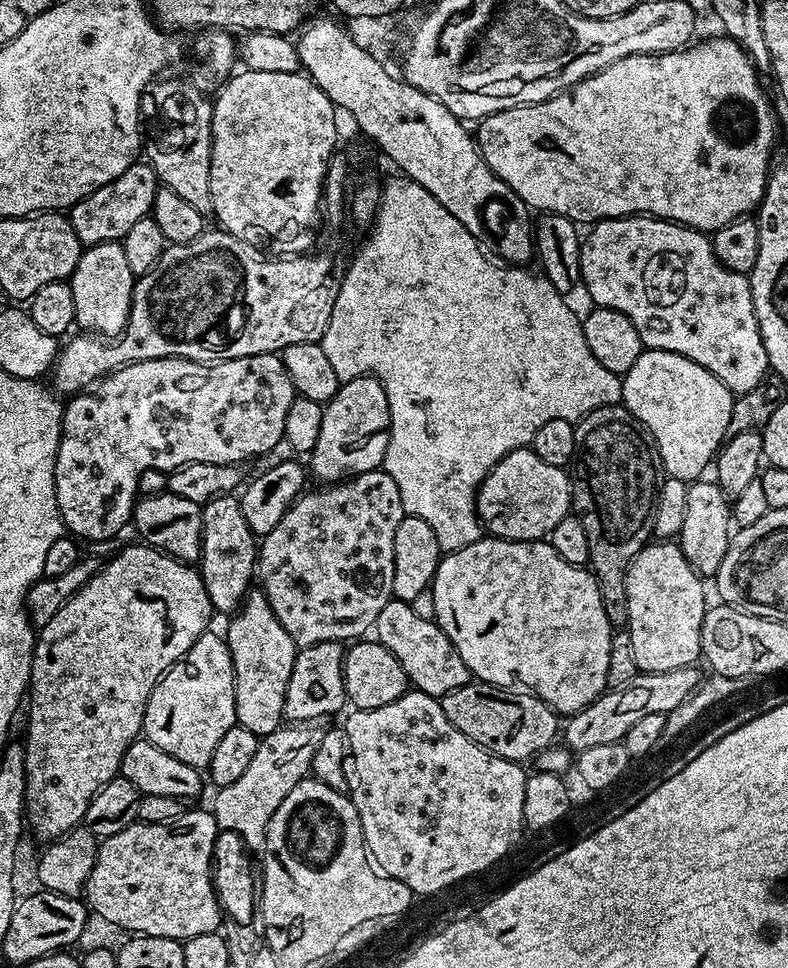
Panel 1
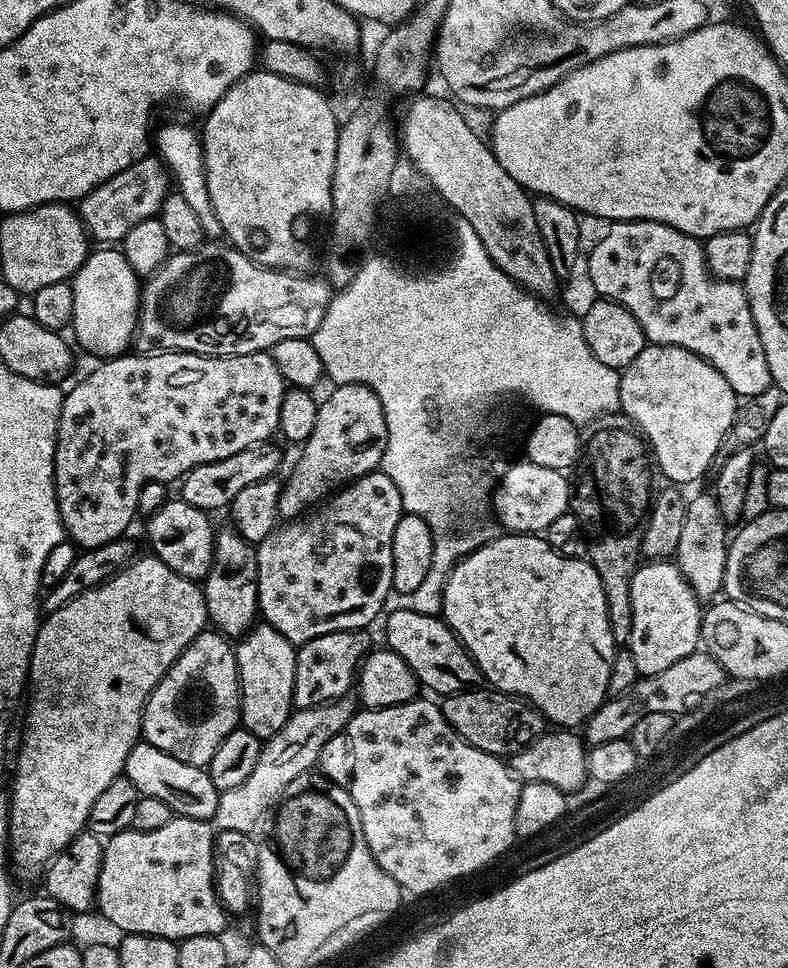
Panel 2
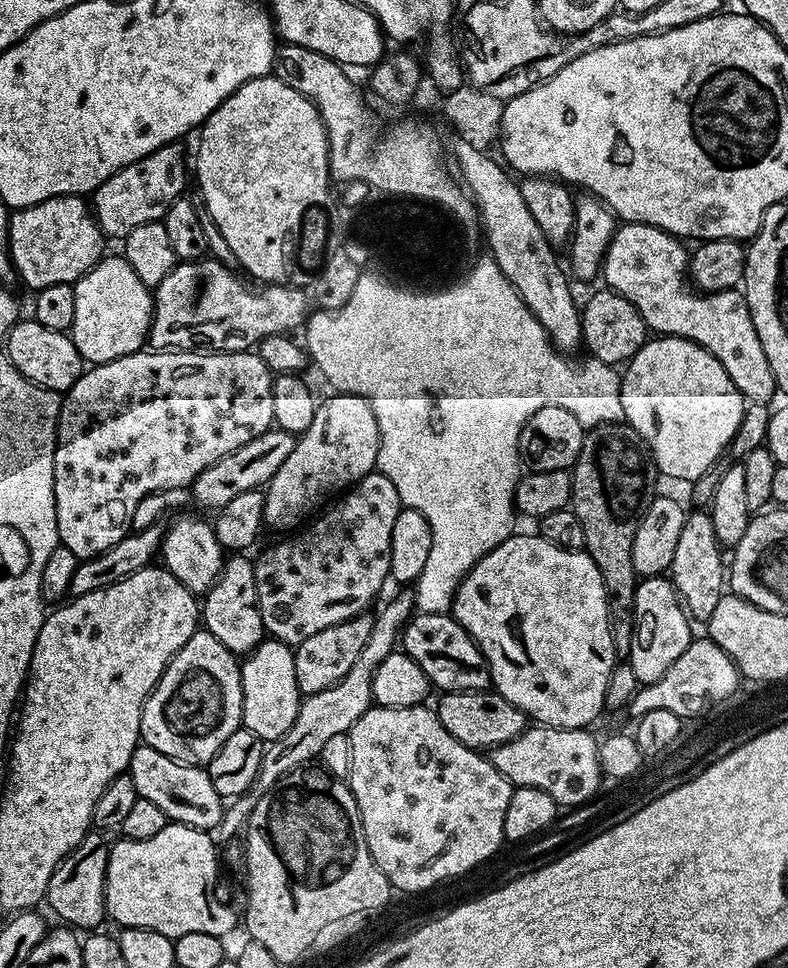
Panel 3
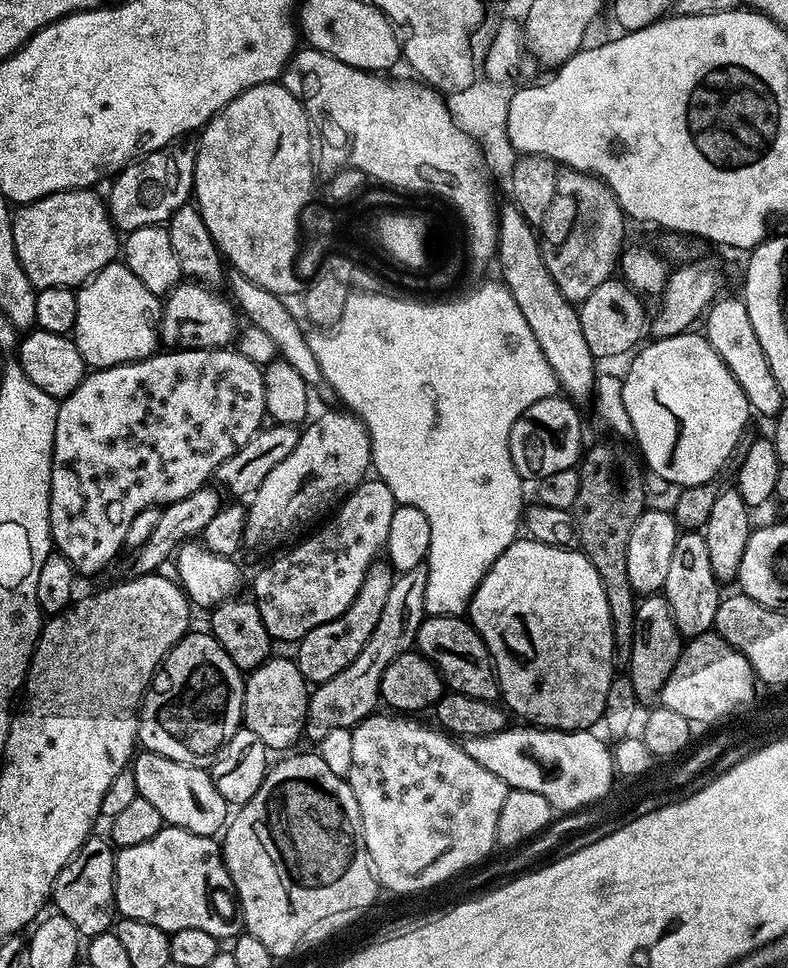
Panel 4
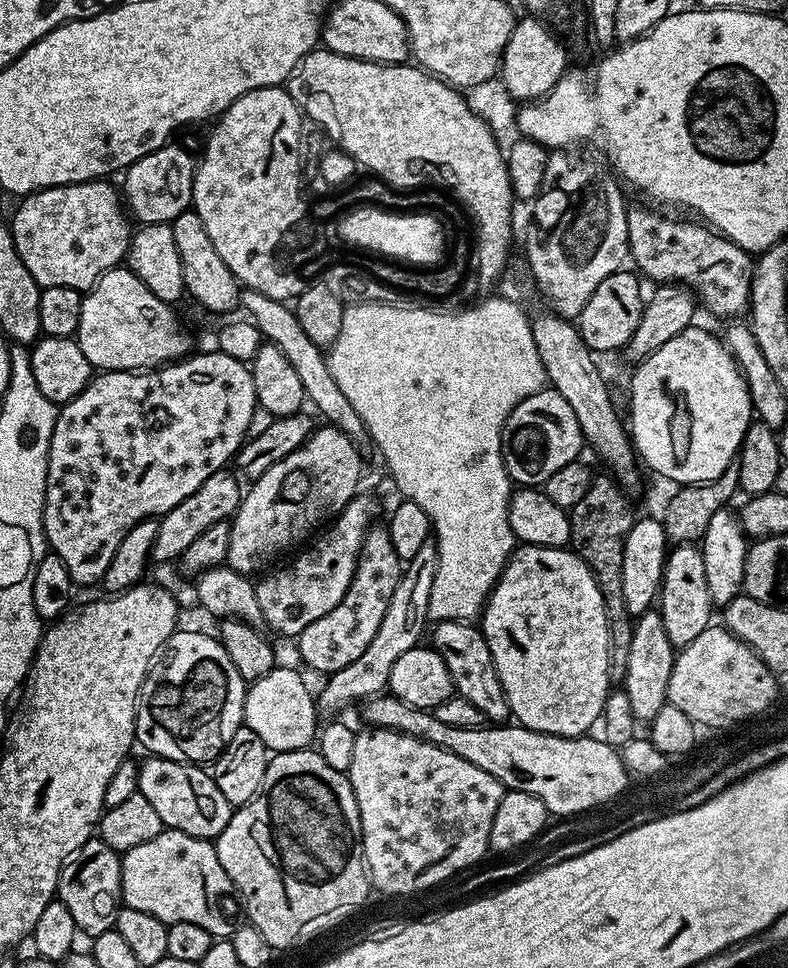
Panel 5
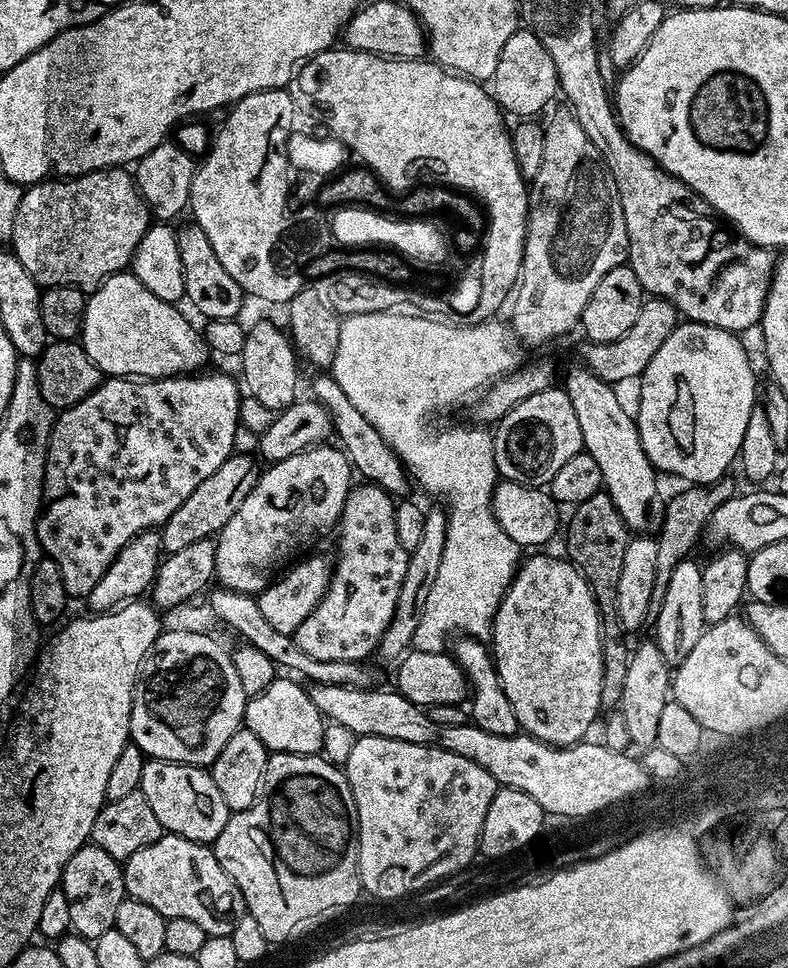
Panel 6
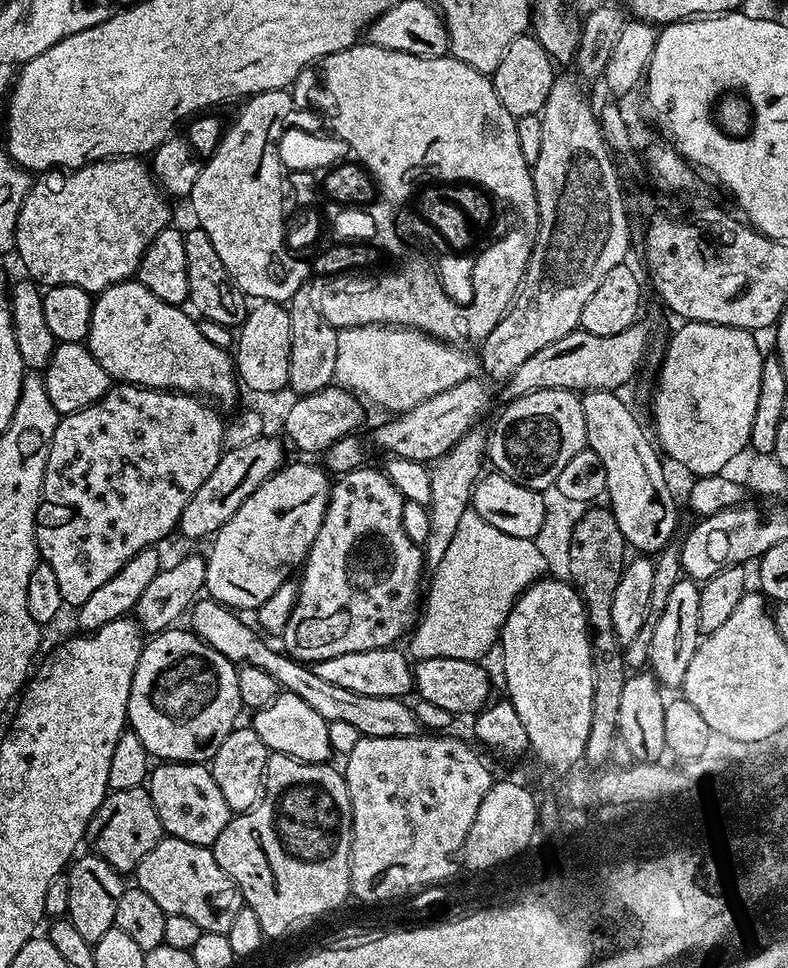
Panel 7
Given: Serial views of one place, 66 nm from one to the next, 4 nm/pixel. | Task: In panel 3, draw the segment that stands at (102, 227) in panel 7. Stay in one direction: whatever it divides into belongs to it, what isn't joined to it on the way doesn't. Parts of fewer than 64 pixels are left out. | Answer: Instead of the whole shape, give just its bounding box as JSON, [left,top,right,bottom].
[8,196,105,290]

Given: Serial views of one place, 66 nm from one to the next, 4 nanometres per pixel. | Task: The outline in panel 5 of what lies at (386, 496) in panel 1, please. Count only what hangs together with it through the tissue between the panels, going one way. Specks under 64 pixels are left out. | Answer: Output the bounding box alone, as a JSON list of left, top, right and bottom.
[256,494,379,634]

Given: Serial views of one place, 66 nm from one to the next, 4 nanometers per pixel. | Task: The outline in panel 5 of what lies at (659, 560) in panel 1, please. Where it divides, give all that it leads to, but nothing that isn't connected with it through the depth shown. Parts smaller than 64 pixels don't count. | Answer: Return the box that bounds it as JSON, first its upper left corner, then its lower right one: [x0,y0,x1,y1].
[622,610,676,722]

